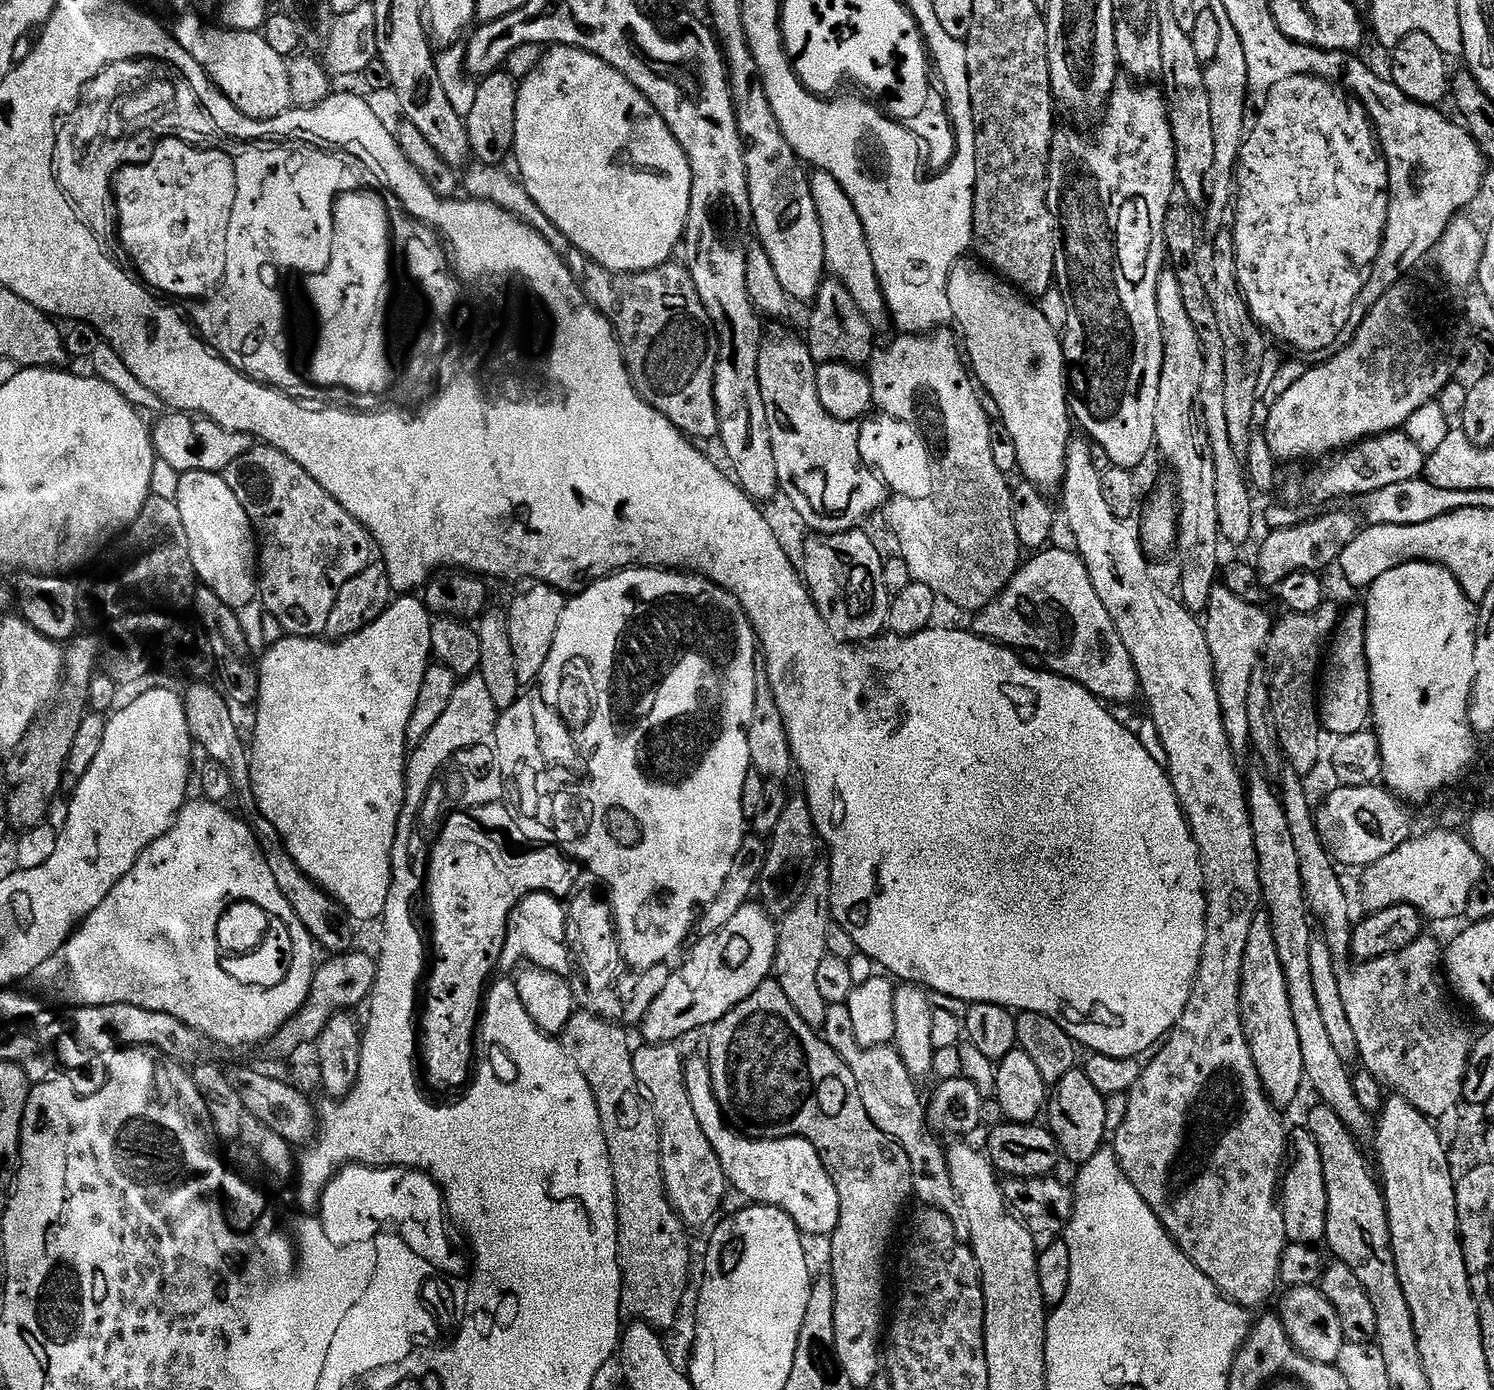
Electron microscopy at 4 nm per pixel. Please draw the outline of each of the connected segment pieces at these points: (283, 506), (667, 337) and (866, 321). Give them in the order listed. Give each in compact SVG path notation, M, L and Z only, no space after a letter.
M263 442L257 443L246 454L234 458L234 462L230 462L223 473L223 478L230 490L234 490L238 502L242 502L256 534L260 575L258 596L265 609L278 618L289 636L323 637L342 586L373 563L372 533L354 519L345 505L326 494L326 490L318 486L316 477L311 476L299 460L292 460L282 450Z
M677 262L663 264L649 272L629 272L615 277L616 300L607 300L610 274L600 264L589 263L588 277L582 280L584 295L595 298L600 313L615 328L624 352L624 361L632 376L632 384L640 397L674 422L685 436L697 441L719 437L720 414L716 409L716 358L720 354L718 329L708 314L691 271Z
M835 278L825 279L820 293L814 301L816 309L812 312L812 321L806 331L806 343L810 354L820 364L854 364L864 366L874 355L872 348L873 321L860 311L858 302L850 290Z

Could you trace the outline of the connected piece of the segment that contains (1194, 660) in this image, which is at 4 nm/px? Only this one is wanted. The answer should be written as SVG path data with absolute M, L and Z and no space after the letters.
M1076 438L1069 443L1068 459L1062 473L1068 528L1076 539L1074 548L1090 574L1090 582L1094 582L1094 590L1098 590L1098 598L1102 598L1102 606L1106 606L1136 667L1140 692L1148 699L1152 724L1168 755L1166 771L1172 778L1176 797L1184 807L1196 845L1200 847L1208 893L1206 942L1196 982L1192 985L1192 997L1182 1018L1155 1053L1157 1056L1141 1067L1138 1082L1127 1093L1126 1122L1122 1122L1114 1134L1114 1151L1128 1179L1140 1189L1148 1205L1164 1221L1172 1239L1195 1253L1196 1264L1229 1300L1256 1310L1278 1289L1280 1265L1290 1241L1284 1225L1284 1210L1278 1199L1282 1169L1286 1164L1286 1132L1284 1136L1284 1124L1276 1113L1279 1112L1277 1105L1269 1099L1257 1062L1252 1057L1240 1002L1246 946L1250 942L1254 918L1262 908L1260 867L1252 813L1248 810L1246 780L1240 777L1240 768L1236 765L1238 756L1232 750L1222 720L1216 668L1212 664L1203 623L1175 595L1167 596L1152 581L1141 533L1137 529L1135 532L1128 525L1129 521L1116 515L1110 506L1104 493L1101 469L1092 465L1093 445L1084 440Z

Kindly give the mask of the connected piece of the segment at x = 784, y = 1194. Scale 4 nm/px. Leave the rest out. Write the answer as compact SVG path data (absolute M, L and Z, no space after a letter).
M689 1067L686 1075L693 1104L702 1106L700 1124L720 1156L731 1187L735 1191L737 1188L738 1191L745 1192L752 1199L749 1201L763 1202L789 1212L801 1233L809 1237L831 1237L840 1225L840 1191L816 1145L803 1136L753 1138L751 1135L741 1134L735 1127L728 1128L729 1121L722 1115L722 1109L714 1099L709 1069Z

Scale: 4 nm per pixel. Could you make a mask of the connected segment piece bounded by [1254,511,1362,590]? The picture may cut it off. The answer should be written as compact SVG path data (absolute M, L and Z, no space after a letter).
M1355 511L1352 512L1330 512L1326 516L1311 518L1303 524L1269 531L1260 548L1260 557L1254 560L1264 588L1279 589L1280 584L1290 578L1290 574L1320 574L1323 573L1323 568L1328 568L1331 564L1333 567L1339 561L1342 550L1346 550L1346 546L1350 546L1350 542L1354 542L1354 538L1362 530L1361 517Z

